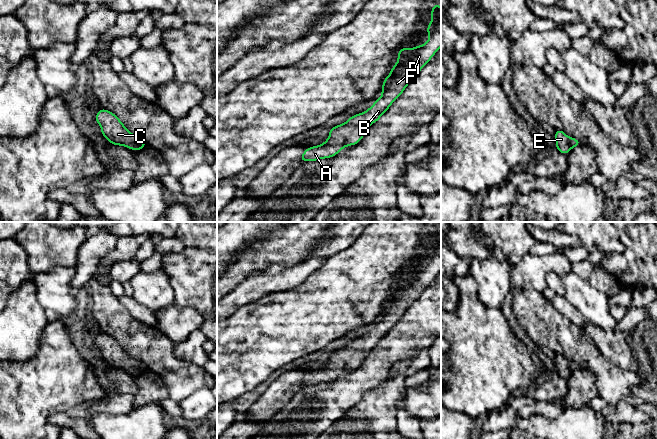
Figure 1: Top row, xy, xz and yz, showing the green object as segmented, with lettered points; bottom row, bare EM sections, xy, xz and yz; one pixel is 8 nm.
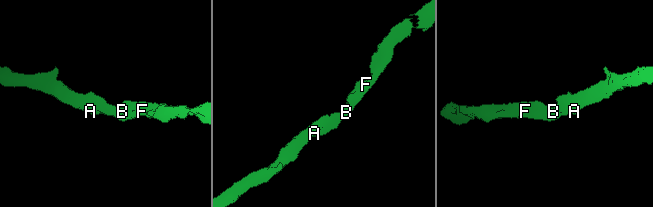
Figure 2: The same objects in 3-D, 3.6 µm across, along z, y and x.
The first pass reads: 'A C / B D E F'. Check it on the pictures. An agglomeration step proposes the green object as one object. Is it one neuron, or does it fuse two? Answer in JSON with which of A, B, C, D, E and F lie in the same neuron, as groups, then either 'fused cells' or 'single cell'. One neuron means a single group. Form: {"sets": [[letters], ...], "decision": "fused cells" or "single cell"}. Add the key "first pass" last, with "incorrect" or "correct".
{"sets": [["A", "B", "C", "D", "E", "F"]], "decision": "single cell", "first pass": "incorrect"}

